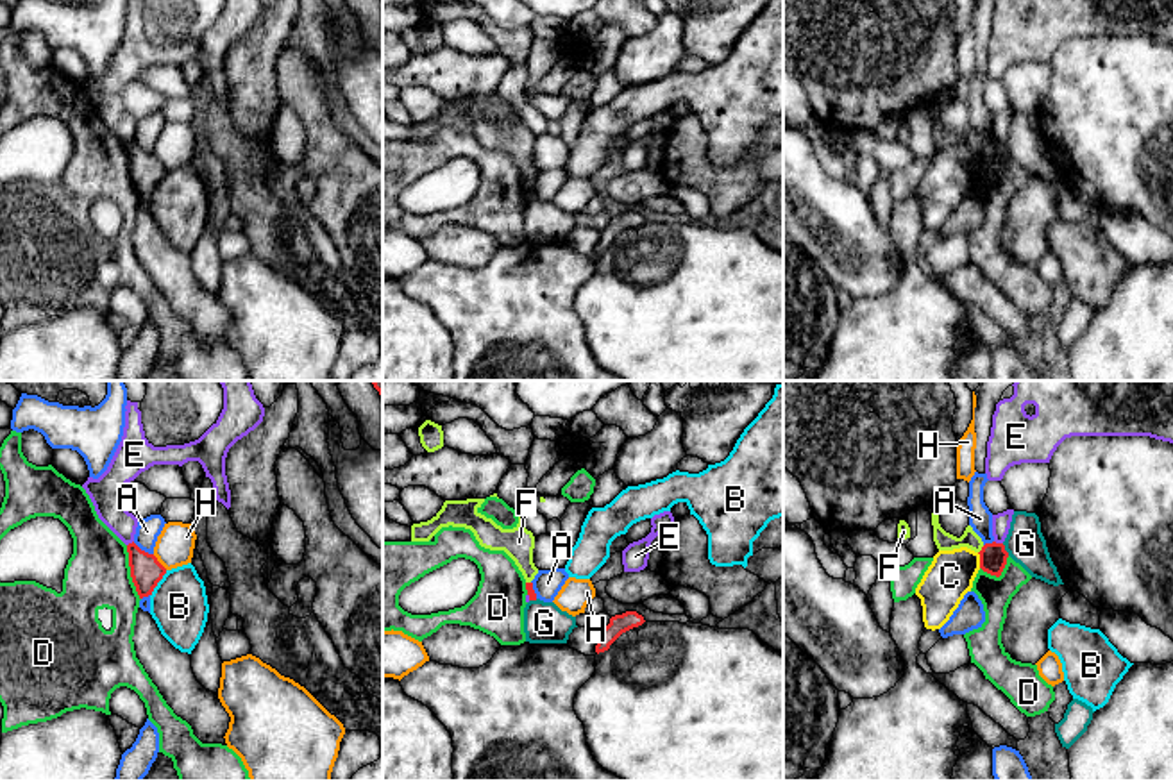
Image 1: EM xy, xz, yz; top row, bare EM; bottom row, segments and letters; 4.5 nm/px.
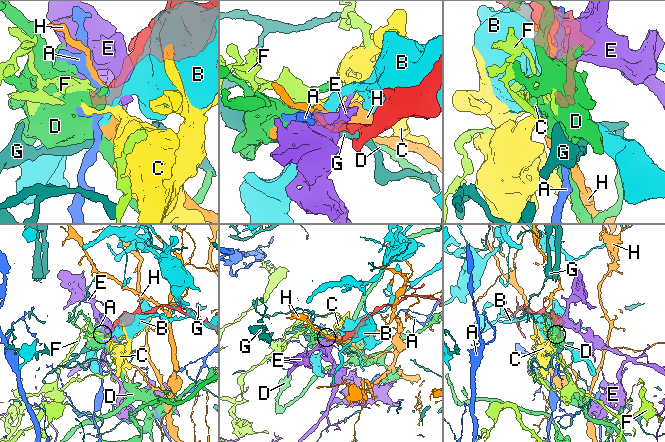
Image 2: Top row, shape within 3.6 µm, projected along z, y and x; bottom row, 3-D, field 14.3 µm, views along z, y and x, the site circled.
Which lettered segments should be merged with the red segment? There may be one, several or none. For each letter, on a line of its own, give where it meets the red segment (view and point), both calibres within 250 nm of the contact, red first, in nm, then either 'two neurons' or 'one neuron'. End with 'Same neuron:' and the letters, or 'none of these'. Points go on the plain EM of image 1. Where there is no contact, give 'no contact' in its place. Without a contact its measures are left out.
A: meets red in xy at (143, 151); 140 nm thick on the red side, 110 nm on the other; two neurons
B: meets red in xy at (158, 181); 140 nm thick on the red side, 260 nm on the other; two neurons
C: meets red in yz at (980, 159); 130 nm thick on the red side, 200 nm on the other; two neurons
D: meets red in xy at (131, 172); 140 nm thick on the red side, 300 nm on the other; two neurons
E: meets red in yz at (998, 143); 130 nm thick on the red side, 80 nm on the other; two neurons
F: meets red in yz at (982, 149); 130 nm thick on the red side, 80 nm on the other; two neurons
G: meets red in yz at (1004, 149); 130 nm thick on the red side, 180 nm on the other; two neurons
H: meets red in xy at (158, 161); 140 nm thick on the red side, 170 nm on the other; two neurons
Same neuron: none of these

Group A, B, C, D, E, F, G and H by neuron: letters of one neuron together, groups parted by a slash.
A / B / C / D / E / F / G / H

